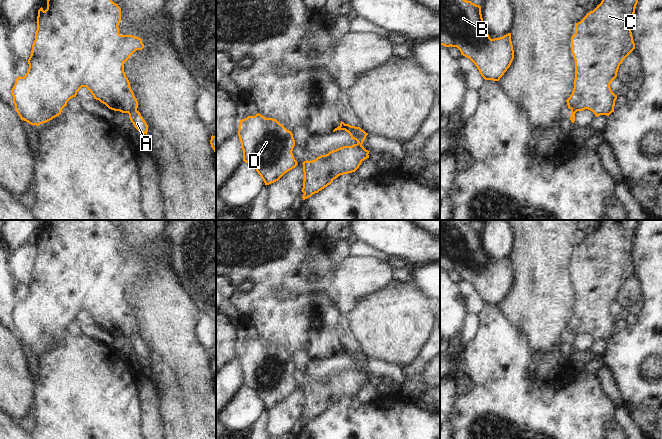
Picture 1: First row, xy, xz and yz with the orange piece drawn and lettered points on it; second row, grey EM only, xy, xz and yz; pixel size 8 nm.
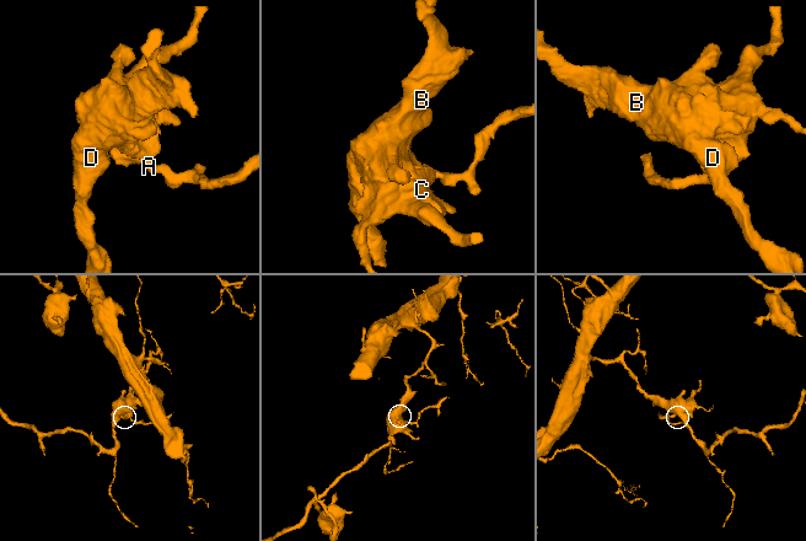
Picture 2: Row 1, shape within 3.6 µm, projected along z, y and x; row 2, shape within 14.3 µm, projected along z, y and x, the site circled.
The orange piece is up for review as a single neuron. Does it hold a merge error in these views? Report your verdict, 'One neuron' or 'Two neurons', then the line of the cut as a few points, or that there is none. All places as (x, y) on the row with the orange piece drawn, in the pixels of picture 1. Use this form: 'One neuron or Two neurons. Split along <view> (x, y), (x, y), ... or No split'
Two neurons. Split along xy (136, 109), (132, 109), (128, 113).

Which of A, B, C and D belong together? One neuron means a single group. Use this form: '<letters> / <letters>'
A / B C D

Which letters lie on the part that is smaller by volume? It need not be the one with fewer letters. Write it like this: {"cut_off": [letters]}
{"cut_off": ["A"]}

